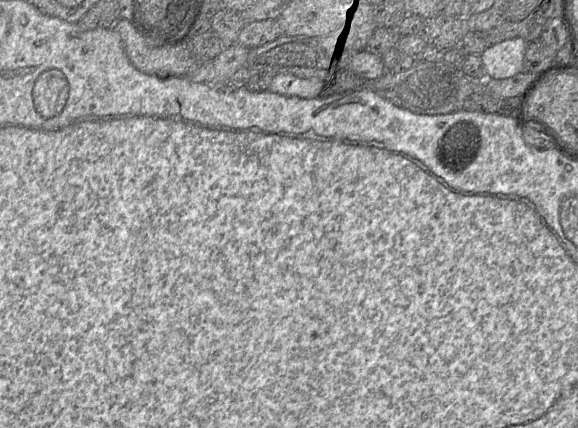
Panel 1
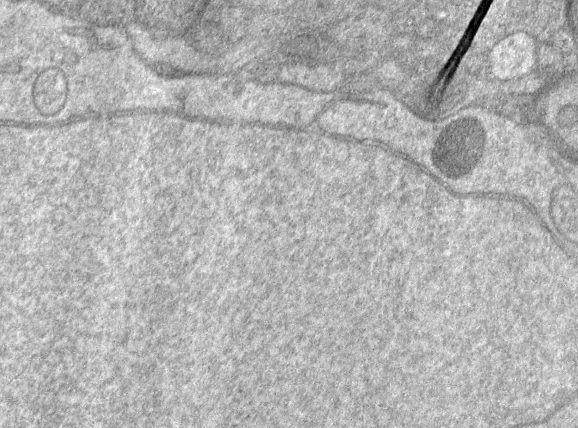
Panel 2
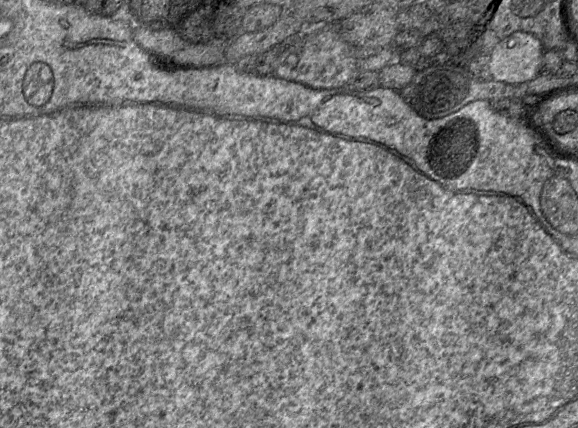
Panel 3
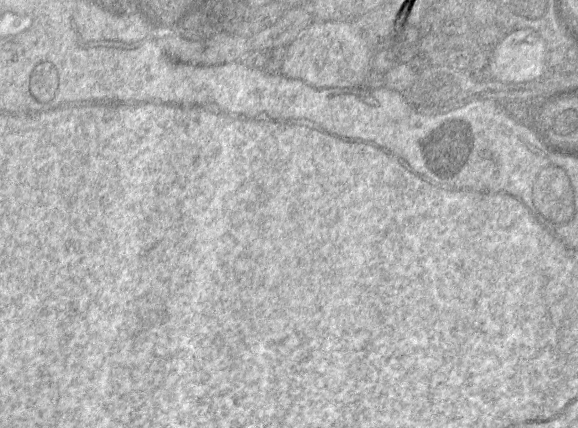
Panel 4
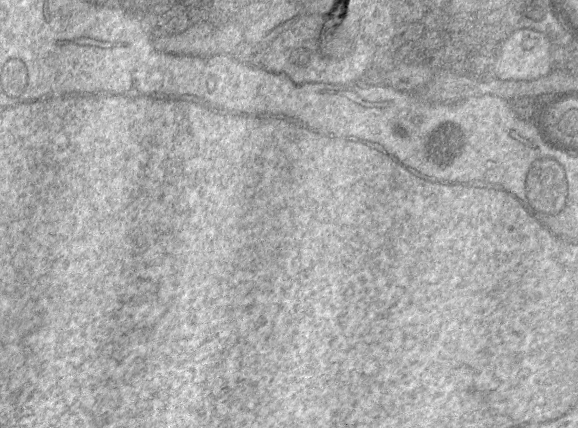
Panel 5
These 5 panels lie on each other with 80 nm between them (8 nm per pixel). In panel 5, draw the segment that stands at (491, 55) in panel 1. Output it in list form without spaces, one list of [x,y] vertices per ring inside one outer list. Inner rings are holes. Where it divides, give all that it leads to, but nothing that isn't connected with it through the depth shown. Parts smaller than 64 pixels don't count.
[[[532,29],[514,31],[501,45],[495,77],[507,81],[532,81],[552,71],[552,42]]]

